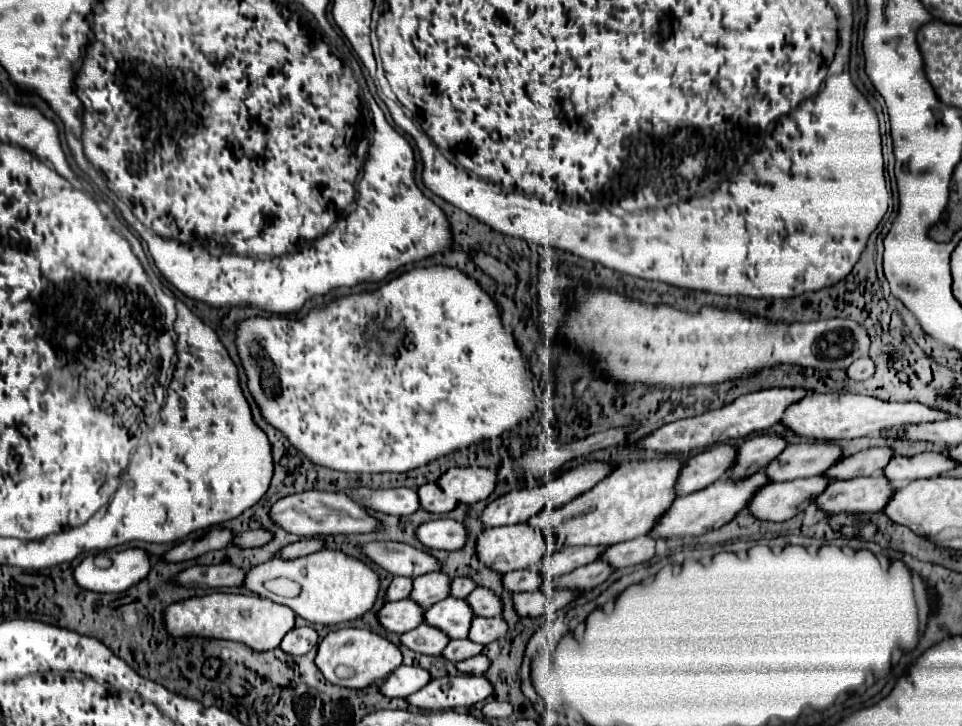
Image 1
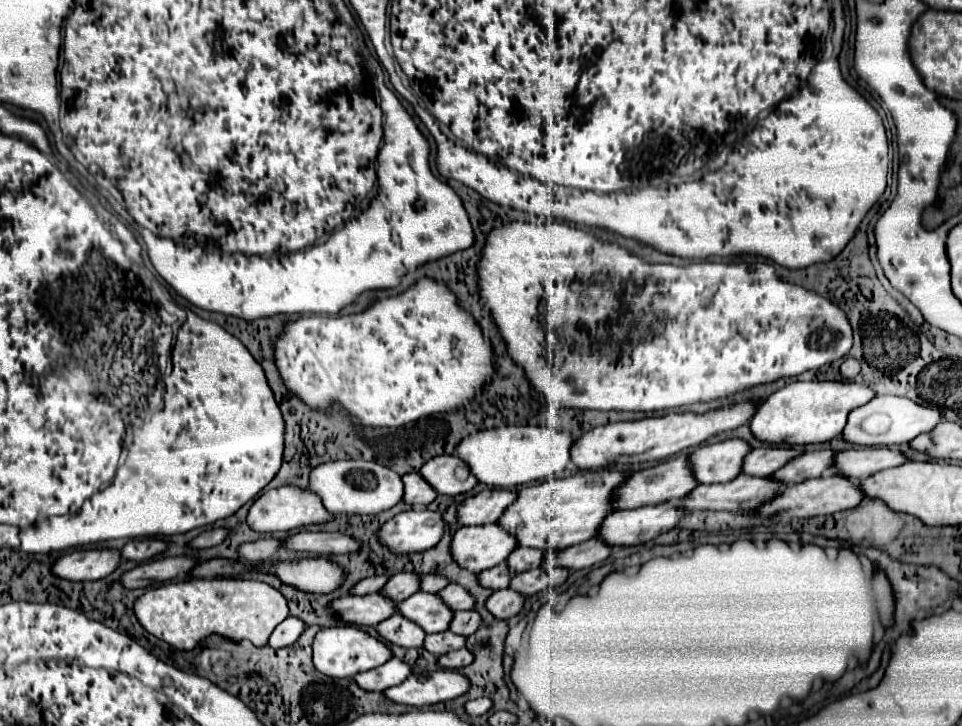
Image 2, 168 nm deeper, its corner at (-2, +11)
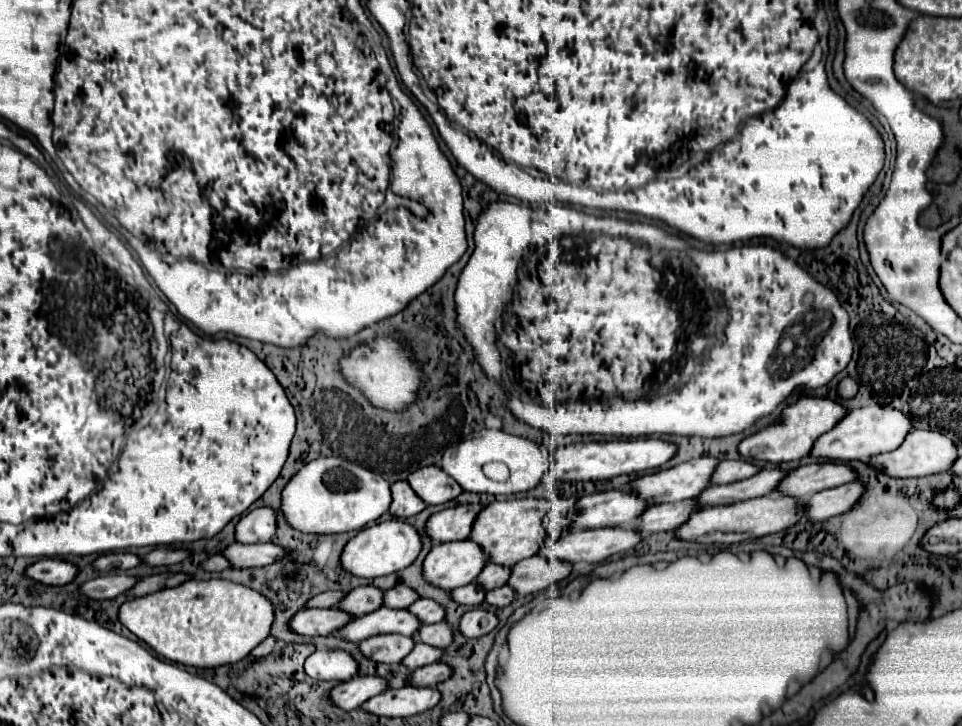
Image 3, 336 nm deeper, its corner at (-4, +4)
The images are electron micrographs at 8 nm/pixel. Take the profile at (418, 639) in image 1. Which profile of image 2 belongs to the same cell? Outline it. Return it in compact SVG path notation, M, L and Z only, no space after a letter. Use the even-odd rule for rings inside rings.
M392 615L384 621L380 621L376 625L378 635L392 643L392 645L400 645L404 649L412 649L412 647L422 647L426 633L420 627L414 627L414 623L410 623L408 619L402 619L400 615Z

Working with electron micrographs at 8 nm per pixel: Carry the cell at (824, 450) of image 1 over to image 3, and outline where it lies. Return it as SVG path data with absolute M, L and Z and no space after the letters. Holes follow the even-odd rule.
M724 460L718 464L718 470L714 472L712 484L730 484L730 482L746 480L758 474L760 470L762 470L760 466L746 460Z

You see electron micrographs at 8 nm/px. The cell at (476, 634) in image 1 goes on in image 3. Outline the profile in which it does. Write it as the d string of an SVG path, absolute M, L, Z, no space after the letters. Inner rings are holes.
M436 622L430 626L422 626L420 632L414 636L414 640L444 648L444 646L448 646L448 642L452 642L452 628L448 622Z

